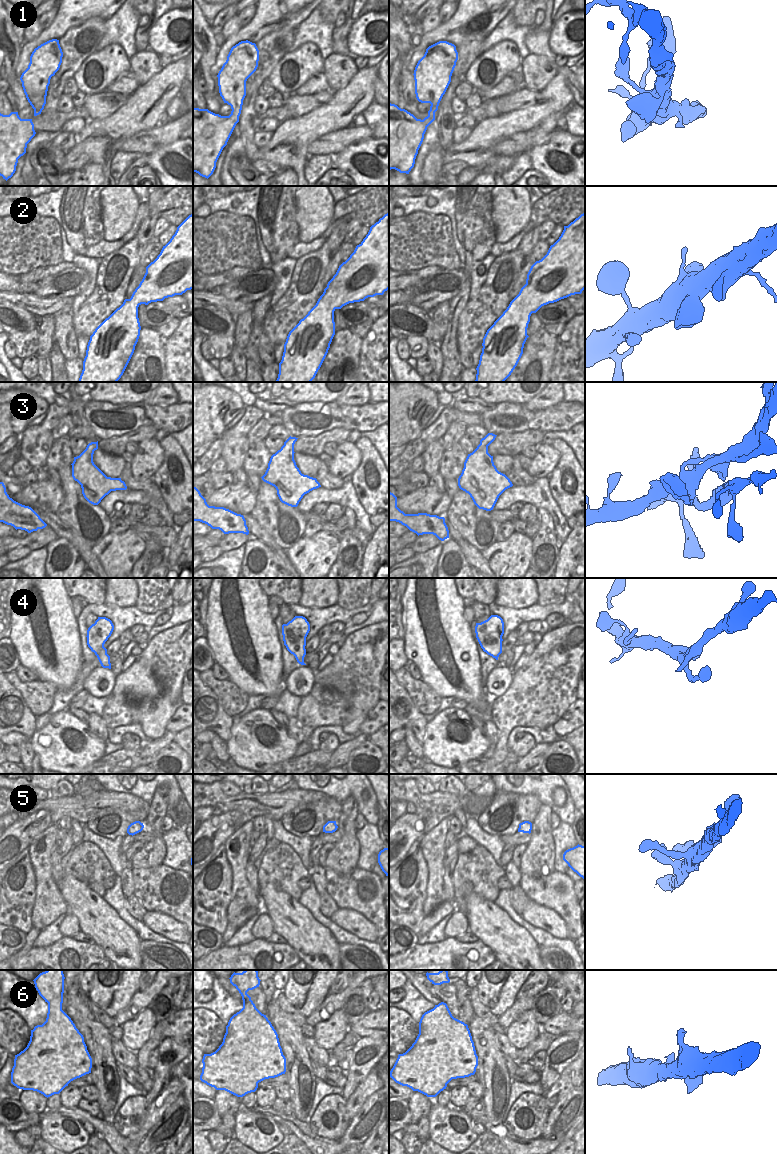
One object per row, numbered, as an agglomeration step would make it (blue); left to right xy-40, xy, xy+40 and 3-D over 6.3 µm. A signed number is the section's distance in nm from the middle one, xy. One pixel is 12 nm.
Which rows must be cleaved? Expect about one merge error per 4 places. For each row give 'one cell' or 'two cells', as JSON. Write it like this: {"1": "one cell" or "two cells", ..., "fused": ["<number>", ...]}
{"1": "one cell", "2": "one cell", "3": "one cell", "4": "one cell", "5": "one cell", "6": "one cell", "fused": []}

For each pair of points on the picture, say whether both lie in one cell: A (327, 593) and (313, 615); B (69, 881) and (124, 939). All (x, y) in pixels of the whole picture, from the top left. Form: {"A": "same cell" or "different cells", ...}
{"A": "different cells", "B": "same cell"}

